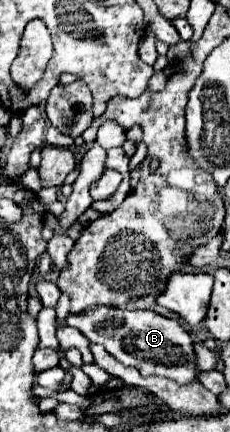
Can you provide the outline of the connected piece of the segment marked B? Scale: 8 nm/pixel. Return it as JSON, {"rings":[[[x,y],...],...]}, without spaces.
{"rings":[[[92,305],[84,309],[84,313],[76,313],[76,329],[84,331],[84,335],[92,343],[104,345],[104,349],[116,357],[120,363],[138,367],[138,371],[146,375],[162,375],[174,379],[176,383],[190,383],[196,379],[196,359],[194,359],[194,343],[184,327],[176,319],[162,317],[148,309],[124,311],[108,305]]]}

